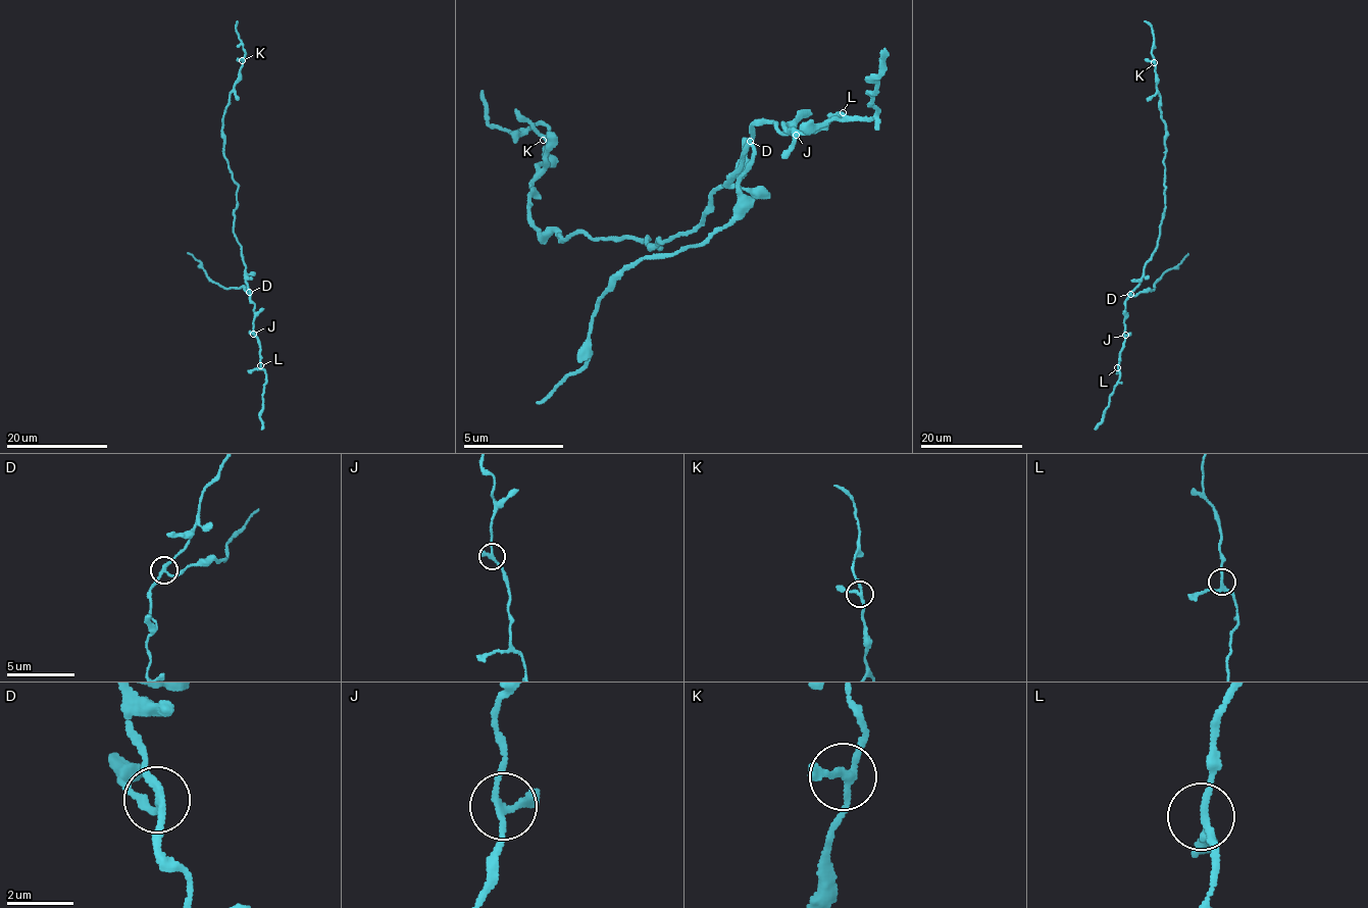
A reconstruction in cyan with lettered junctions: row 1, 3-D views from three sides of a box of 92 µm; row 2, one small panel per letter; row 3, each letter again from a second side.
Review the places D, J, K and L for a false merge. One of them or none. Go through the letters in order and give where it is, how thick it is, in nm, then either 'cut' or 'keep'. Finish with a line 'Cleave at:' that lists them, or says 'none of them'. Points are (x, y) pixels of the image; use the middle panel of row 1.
D: at (750, 141); 190 nm thick; cut
J: at (796, 135); 170 nm thick; keep
K: at (543, 140); 180 nm thick; keep
L: at (843, 112); 190 nm thick; keep
Cleave at: D

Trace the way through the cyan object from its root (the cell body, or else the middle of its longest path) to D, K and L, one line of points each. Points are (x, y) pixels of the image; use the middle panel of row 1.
D: (656, 240), (663, 243), (701, 224), (709, 199), (724, 187), (730, 190), (728, 181), (751, 142)
K: (656, 240), (649, 244), (657, 248), (647, 238), (536, 234), (525, 208), (547, 156), (543, 140)
L: (656, 240), (701, 224), (709, 199), (730, 190), (728, 181), (758, 125), (816, 132), (843, 112)

